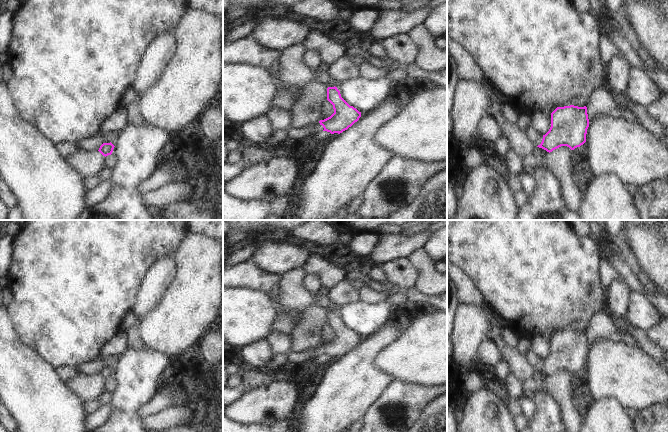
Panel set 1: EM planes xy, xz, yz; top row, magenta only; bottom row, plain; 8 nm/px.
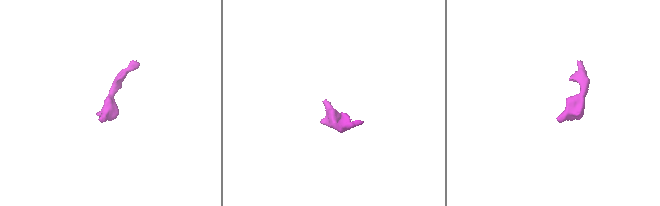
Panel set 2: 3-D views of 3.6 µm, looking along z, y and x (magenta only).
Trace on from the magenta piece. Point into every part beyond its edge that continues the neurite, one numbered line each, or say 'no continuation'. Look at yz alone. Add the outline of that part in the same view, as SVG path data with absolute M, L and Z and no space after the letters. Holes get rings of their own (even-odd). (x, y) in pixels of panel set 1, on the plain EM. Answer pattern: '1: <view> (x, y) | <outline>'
no continuation

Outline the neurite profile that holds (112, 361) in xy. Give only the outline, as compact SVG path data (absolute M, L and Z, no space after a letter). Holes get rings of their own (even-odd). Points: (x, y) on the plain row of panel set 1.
M123 353L117 354L117 355L112 355L108 357L106 360L102 361L103 362L103 367L112 367L114 370L117 367L117 363L120 360L121 356Z

